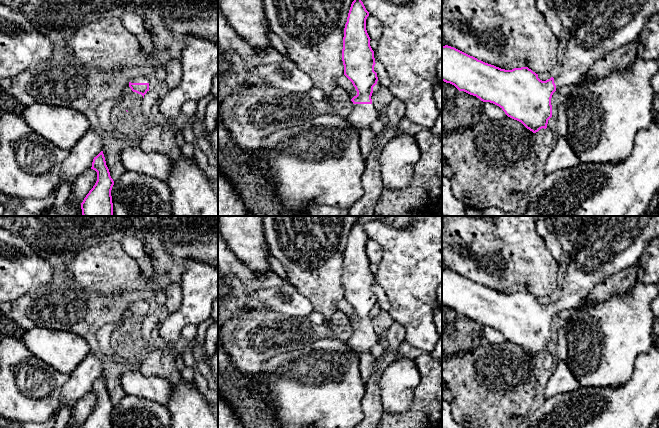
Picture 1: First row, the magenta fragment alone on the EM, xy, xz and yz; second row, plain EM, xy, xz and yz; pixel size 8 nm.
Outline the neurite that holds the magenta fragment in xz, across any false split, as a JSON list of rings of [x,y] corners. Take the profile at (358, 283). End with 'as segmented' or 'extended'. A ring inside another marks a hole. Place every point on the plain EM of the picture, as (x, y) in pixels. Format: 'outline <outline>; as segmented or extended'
outline [[[357,218],[344,252],[342,285],[344,299],[357,315],[357,319],[351,323],[353,334],[346,343],[358,355],[370,353],[372,347],[380,343],[380,336],[375,333],[371,323],[378,301],[374,295],[376,287],[370,270],[371,263],[366,254],[368,240],[369,236]]]; extended

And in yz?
outline [[[584,216],[564,276],[561,296],[555,302],[542,305],[528,291],[501,293],[445,269],[442,270],[442,305],[483,326],[499,330],[508,341],[536,357],[546,353],[552,341],[551,322],[555,315],[580,307],[598,284],[638,262],[645,248],[658,236],[659,216]]]; extended

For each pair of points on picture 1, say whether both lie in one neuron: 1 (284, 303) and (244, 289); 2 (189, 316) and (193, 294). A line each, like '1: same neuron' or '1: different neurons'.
1: same neuron
2: same neuron

